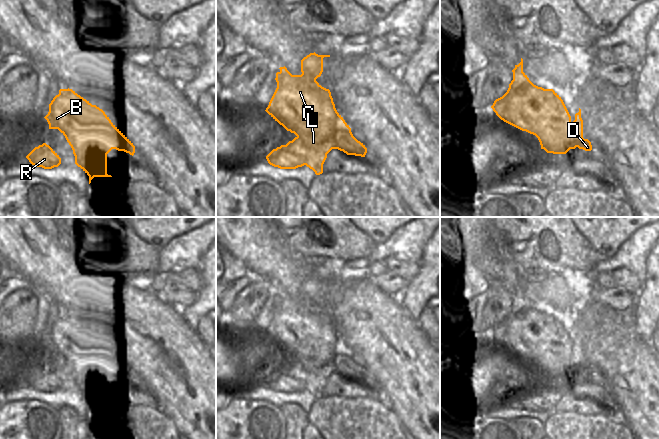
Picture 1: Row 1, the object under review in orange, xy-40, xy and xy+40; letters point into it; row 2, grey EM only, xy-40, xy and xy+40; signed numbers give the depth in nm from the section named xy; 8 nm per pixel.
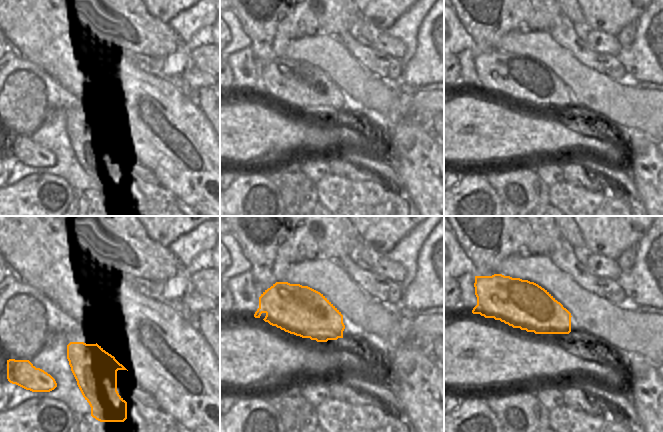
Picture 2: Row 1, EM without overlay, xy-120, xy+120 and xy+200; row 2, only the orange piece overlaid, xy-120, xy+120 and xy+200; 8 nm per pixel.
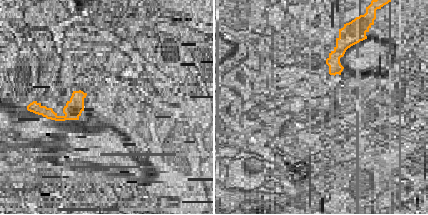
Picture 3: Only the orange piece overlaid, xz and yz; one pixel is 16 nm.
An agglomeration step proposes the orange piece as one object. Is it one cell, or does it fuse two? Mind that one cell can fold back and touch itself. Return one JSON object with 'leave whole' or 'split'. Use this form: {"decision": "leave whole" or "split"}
{"decision": "split"}

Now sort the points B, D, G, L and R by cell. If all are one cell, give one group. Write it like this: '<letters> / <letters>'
B D G L / R

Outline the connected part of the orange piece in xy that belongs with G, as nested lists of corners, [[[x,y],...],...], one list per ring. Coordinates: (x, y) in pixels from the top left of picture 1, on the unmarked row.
[[[310,277],[301,284],[301,299],[292,299],[287,292],[280,291],[276,297],[277,312],[269,326],[266,336],[287,355],[296,361],[286,368],[287,373],[305,382],[305,389],[316,399],[323,397],[323,388],[332,373],[347,379],[365,381],[367,372],[352,358],[351,352],[337,336],[331,316],[322,311],[316,303],[323,296],[323,282],[330,279]]]

